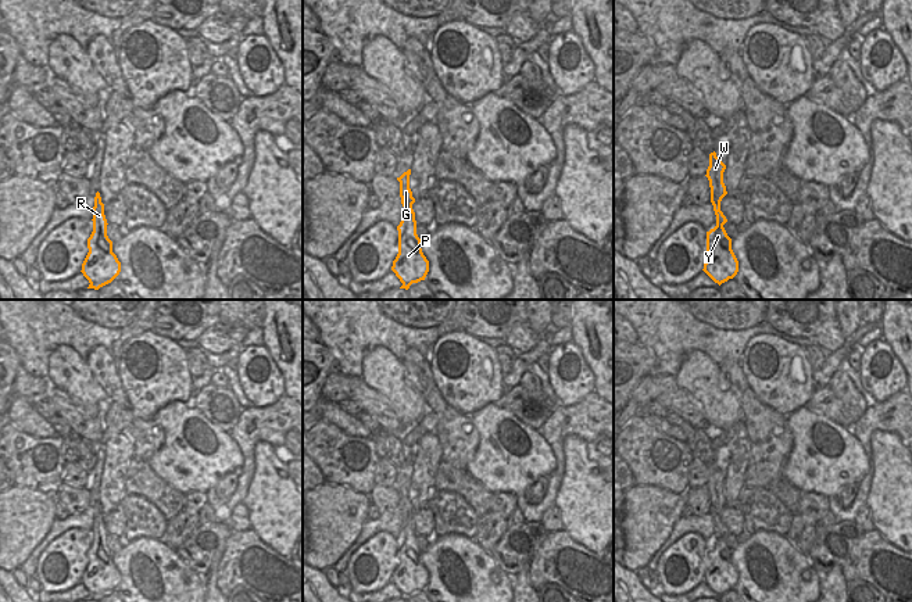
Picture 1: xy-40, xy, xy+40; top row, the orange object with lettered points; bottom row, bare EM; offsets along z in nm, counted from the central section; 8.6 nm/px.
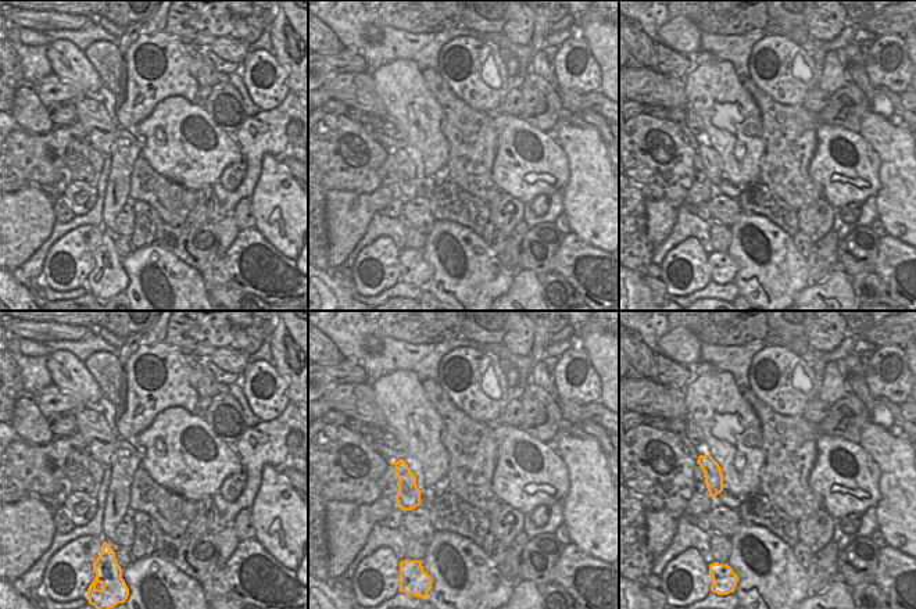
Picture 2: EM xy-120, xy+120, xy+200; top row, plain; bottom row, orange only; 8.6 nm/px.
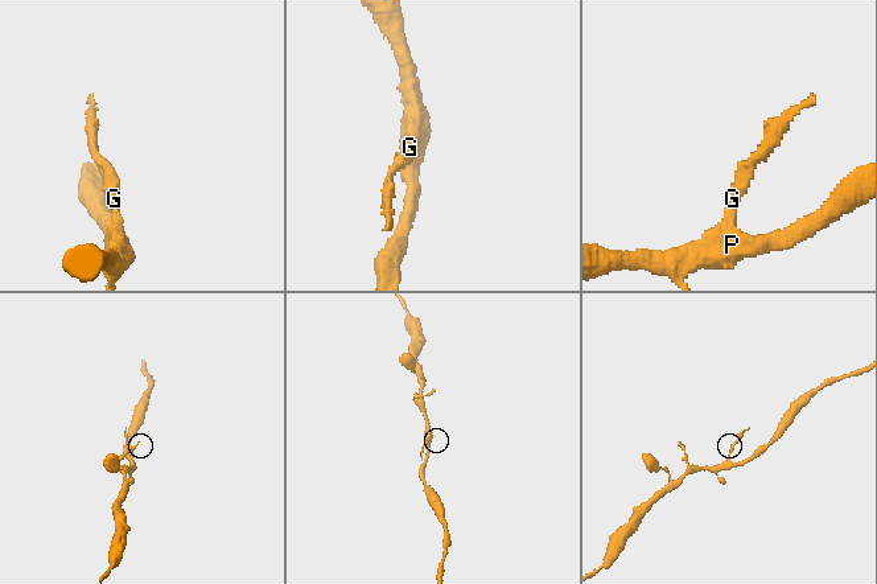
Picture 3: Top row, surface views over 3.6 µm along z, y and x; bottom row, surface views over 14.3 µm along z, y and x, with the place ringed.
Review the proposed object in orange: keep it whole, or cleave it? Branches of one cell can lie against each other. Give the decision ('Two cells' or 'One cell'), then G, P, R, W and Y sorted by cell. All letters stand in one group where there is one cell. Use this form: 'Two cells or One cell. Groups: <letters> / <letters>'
Two cells. Groups: G W / P R Y.

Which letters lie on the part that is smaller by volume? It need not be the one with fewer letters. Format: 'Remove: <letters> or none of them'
Remove: G, W

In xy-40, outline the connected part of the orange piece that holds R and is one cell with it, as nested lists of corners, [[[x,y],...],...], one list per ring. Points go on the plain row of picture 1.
[[[94,512],[93,542],[87,549],[89,563],[82,574],[82,584],[89,591],[87,599],[99,601],[111,594],[121,583],[121,573],[112,563],[112,552],[107,547],[104,515]]]

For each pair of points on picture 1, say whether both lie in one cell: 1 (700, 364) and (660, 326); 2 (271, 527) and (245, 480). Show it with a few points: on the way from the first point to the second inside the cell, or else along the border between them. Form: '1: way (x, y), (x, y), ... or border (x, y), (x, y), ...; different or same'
1: border (718, 364), (704, 353), (693, 350), (675, 376); different
2: border (256, 455), (254, 476), (242, 501); different

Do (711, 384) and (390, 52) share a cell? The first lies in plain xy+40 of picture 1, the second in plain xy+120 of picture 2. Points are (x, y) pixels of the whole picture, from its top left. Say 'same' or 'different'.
different

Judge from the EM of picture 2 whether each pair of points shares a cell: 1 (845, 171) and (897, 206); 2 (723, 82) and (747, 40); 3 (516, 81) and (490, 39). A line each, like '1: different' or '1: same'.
1: different
2: different
3: same

